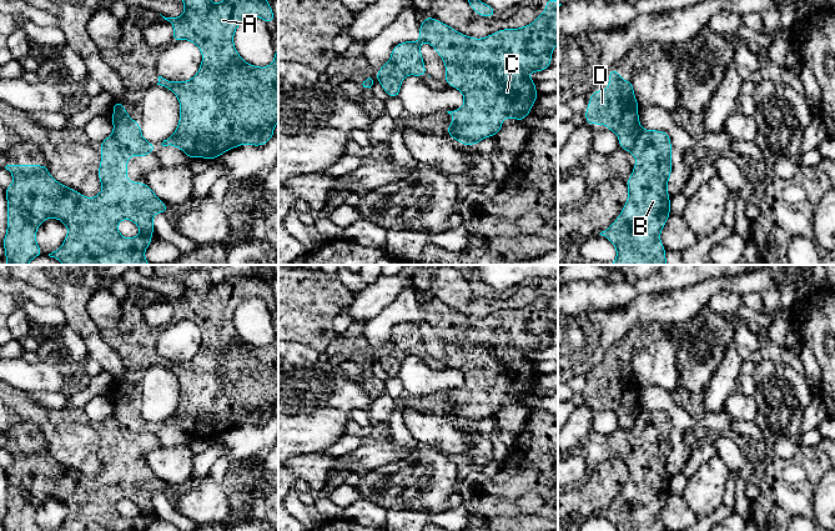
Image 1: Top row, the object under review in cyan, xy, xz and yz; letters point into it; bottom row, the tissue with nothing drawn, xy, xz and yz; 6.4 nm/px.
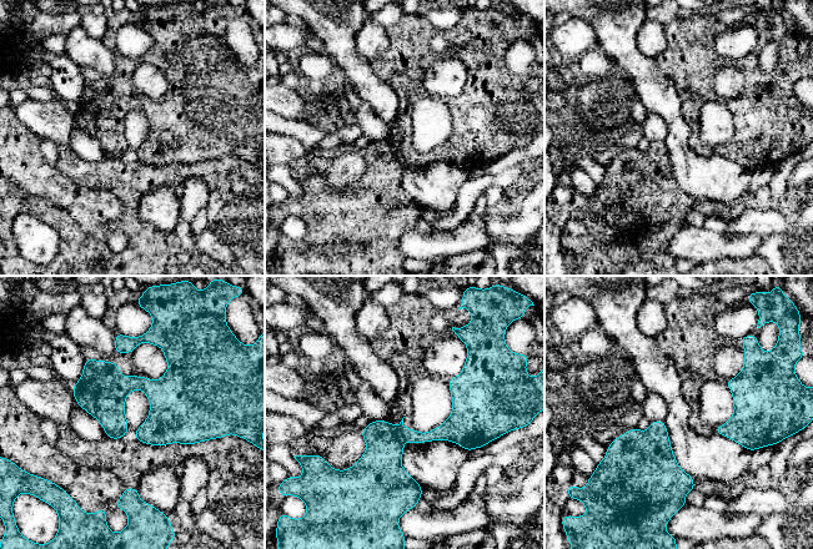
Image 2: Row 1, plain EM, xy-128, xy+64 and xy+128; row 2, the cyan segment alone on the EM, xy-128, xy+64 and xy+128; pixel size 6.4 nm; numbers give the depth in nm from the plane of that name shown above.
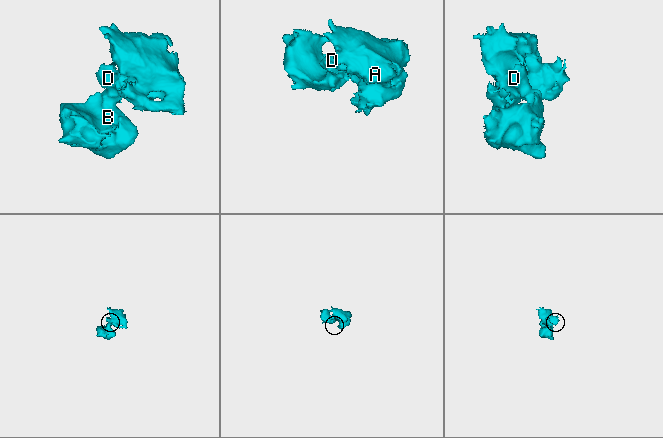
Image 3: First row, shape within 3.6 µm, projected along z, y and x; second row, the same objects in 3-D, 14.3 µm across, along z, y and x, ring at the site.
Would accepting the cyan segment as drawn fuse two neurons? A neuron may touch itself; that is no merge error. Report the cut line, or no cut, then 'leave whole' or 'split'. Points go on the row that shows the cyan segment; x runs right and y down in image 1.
xy (112, 134), (122, 151), (147, 151) | split

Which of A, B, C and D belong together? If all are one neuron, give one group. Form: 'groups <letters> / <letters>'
groups A C D / B

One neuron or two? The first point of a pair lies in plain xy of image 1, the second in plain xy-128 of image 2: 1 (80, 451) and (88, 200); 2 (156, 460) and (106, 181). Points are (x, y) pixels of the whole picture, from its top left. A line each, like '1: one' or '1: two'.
1: one
2: two

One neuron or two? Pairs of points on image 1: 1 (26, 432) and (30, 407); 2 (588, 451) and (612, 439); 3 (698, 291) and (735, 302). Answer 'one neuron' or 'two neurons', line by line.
1: two neurons
2: one neuron
3: two neurons

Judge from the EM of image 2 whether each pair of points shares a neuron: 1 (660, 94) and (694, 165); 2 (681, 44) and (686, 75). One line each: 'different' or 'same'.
1: same
2: same

